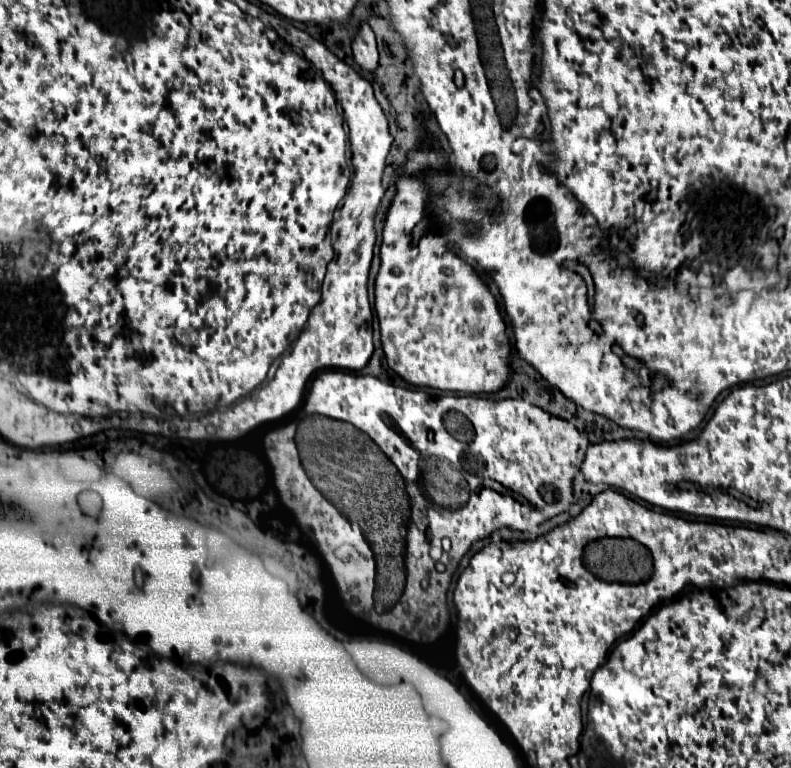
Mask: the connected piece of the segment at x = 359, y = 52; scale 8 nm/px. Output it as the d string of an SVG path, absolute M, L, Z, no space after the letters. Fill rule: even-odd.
M362 22L356 38L352 40L352 52L354 60L368 72L372 72L378 66L378 50L376 50L376 38L372 28Z

